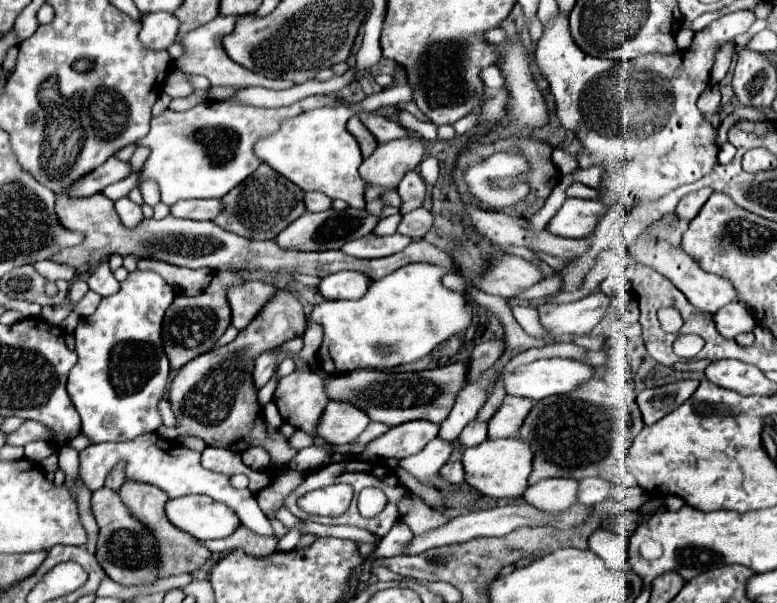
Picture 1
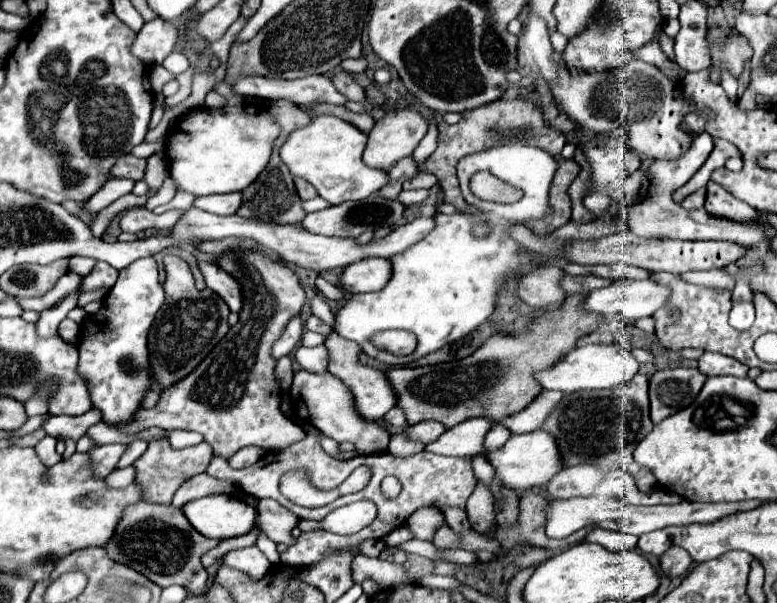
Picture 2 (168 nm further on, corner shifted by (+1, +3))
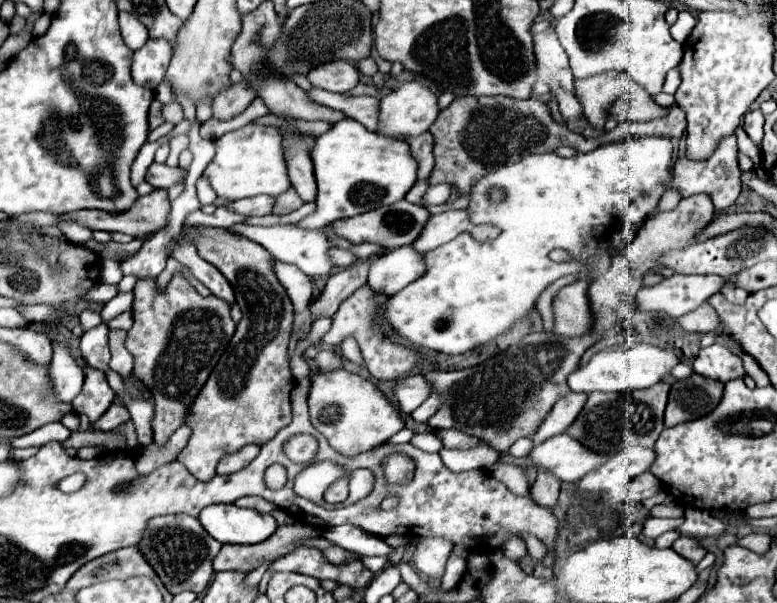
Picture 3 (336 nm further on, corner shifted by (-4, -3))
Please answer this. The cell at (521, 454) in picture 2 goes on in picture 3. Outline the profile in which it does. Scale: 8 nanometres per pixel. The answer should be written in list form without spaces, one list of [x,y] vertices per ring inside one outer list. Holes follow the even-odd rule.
[[[558,434],[534,446],[530,460],[534,466],[548,468],[564,482],[578,482],[582,476],[592,472],[592,468],[602,466],[608,456],[586,450],[586,446],[578,444],[578,440],[568,434]]]

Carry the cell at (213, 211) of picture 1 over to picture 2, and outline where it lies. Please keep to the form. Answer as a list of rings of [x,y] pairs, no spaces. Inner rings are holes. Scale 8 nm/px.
[[[213,194],[213,196],[199,196],[195,198],[193,206],[213,214],[235,214],[241,206],[241,194]]]

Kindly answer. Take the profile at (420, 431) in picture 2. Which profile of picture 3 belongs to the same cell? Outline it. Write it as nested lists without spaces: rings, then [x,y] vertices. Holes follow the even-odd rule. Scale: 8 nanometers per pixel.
[[[438,430],[436,434],[442,438],[446,448],[472,448],[482,444],[482,440],[478,440],[476,436],[466,436],[458,430]]]

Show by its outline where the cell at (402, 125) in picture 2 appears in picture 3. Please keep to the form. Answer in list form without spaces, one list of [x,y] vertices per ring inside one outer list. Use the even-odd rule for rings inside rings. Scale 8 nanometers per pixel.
[[[410,80],[410,82],[404,82],[402,86],[398,86],[396,90],[392,90],[390,94],[386,94],[382,98],[378,132],[384,134],[384,136],[392,136],[392,138],[418,136],[418,134],[426,132],[434,124],[438,112],[440,112],[440,108],[438,108],[436,92],[432,88],[428,88],[420,80]]]

